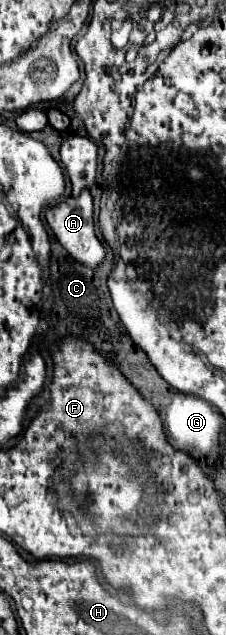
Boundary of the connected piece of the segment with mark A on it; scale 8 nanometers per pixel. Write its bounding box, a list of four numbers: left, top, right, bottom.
[45,191,105,269]

